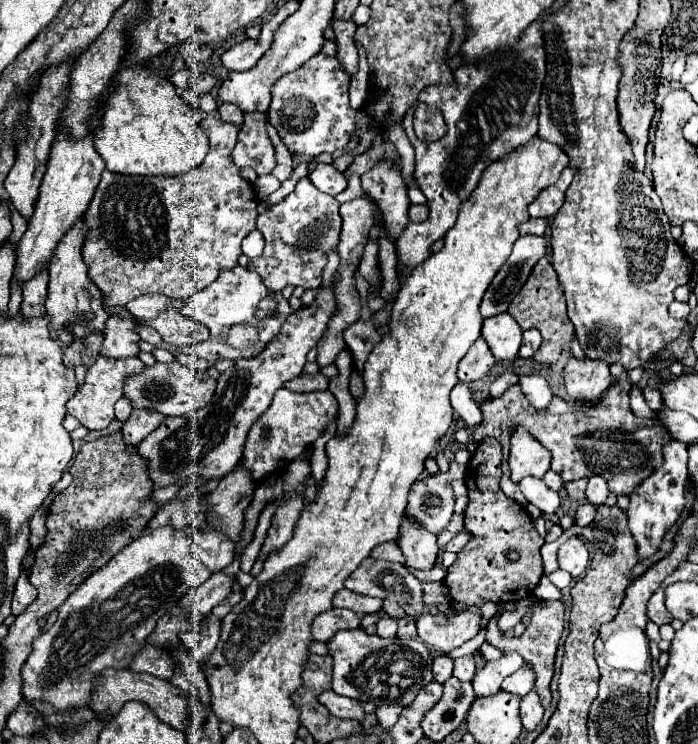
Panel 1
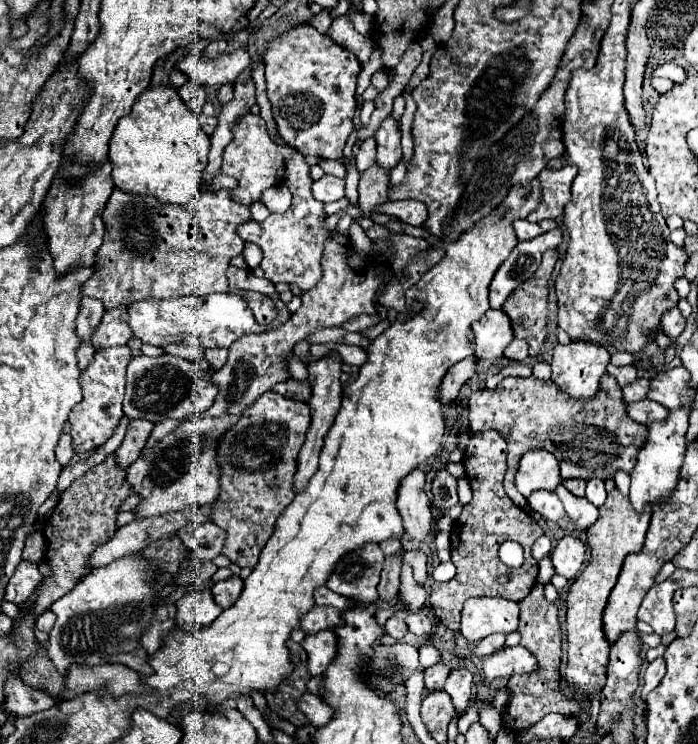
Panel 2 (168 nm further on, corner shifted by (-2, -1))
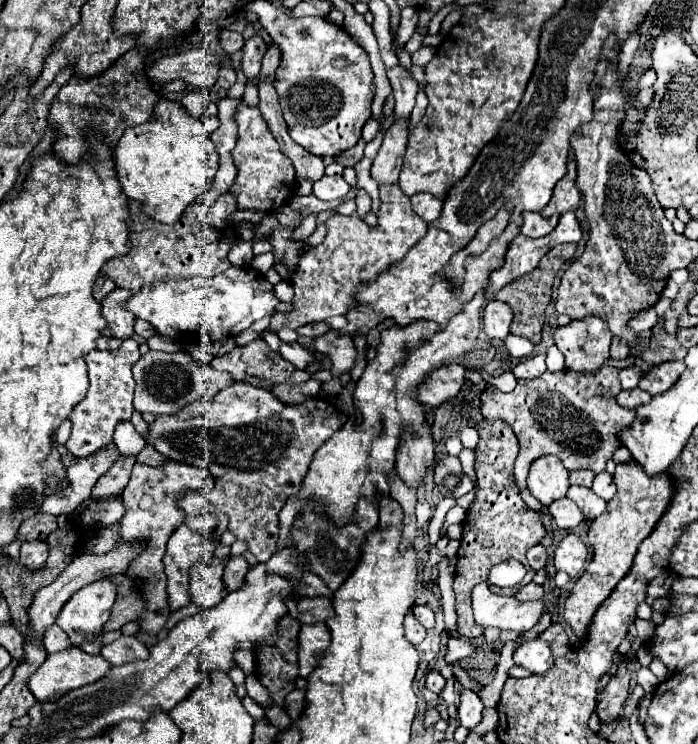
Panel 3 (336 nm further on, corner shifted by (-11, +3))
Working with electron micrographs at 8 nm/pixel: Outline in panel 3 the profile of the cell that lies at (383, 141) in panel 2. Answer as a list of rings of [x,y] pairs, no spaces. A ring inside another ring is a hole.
[[[396,65],[396,67],[388,69],[386,75],[388,75],[388,81],[392,85],[394,101],[396,101],[394,103],[394,117],[396,119],[410,117],[412,107],[414,107],[414,97],[416,97],[416,91],[418,91],[416,79],[402,65]]]

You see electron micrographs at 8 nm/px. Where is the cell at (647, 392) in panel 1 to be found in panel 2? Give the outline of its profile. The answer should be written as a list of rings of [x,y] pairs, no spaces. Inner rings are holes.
[[[637,379],[635,383],[623,387],[623,399],[627,403],[643,401],[643,399],[647,399],[647,393],[649,393],[649,379]]]

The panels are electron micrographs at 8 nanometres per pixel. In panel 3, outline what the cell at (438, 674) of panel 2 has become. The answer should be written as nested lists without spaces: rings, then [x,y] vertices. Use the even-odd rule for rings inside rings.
[[[428,671],[428,675],[426,675],[426,689],[430,689],[436,695],[440,695],[444,685],[446,685],[446,679],[438,671]]]

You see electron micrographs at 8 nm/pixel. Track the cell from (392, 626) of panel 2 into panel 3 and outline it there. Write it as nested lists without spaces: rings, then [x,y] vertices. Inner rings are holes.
[[[412,613],[406,615],[404,619],[404,629],[406,629],[406,639],[412,643],[412,645],[418,645],[424,641],[426,637],[426,629],[416,621],[416,617]]]

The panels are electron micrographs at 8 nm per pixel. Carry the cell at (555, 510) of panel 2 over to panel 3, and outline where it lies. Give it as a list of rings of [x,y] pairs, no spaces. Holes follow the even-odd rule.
[[[568,497],[554,501],[548,507],[548,511],[550,511],[554,523],[558,525],[558,529],[566,529],[566,531],[568,529],[574,529],[576,525],[580,525],[586,519],[584,513],[580,511],[580,507],[574,501],[570,501]]]

